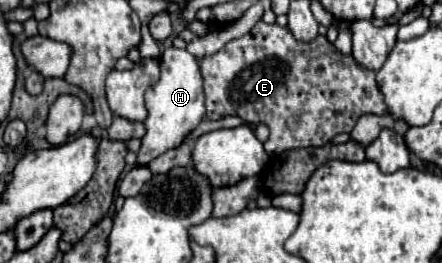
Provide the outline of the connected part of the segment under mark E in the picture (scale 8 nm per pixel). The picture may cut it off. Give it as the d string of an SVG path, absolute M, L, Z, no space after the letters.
M259 21L247 35L229 41L221 51L213 53L211 57L203 57L199 65L207 109L205 117L223 119L227 115L237 115L253 125L265 123L271 131L265 143L265 151L269 155L277 155L297 147L327 145L335 137L335 133L349 133L361 115L387 113L383 95L375 83L375 71L363 69L357 65L357 61L353 61L351 55L339 53L333 43L327 41L327 37L319 35L311 43L301 43L289 33L289 29L279 27L277 23L267 25L265 21Z

